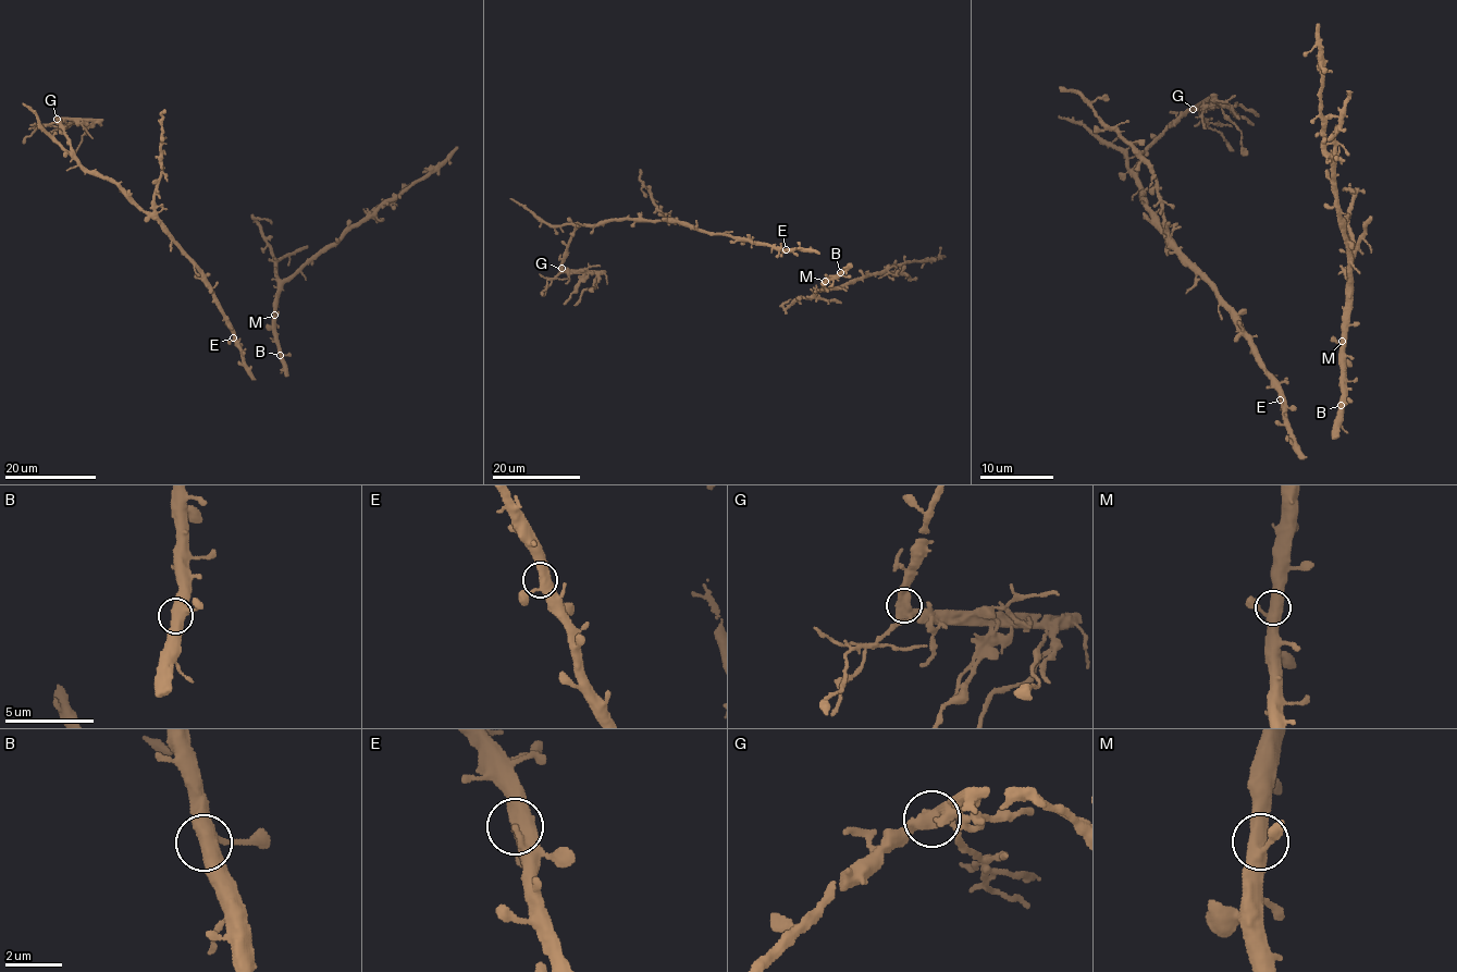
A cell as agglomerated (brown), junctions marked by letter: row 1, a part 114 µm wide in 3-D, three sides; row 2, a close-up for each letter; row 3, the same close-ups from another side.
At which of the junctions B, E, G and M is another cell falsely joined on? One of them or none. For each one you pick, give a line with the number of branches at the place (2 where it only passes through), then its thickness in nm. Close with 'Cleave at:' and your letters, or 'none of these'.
G: Branches: 3. Thickness 460 nm
Cleave at: G

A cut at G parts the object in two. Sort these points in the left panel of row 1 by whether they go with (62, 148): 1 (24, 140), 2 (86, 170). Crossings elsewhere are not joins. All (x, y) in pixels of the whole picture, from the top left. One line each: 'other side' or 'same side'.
1: other side
2: same side

